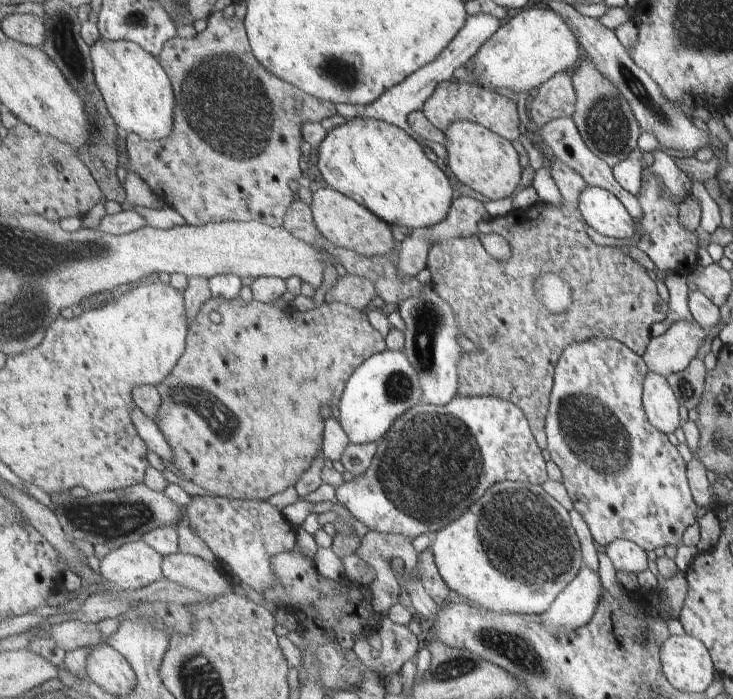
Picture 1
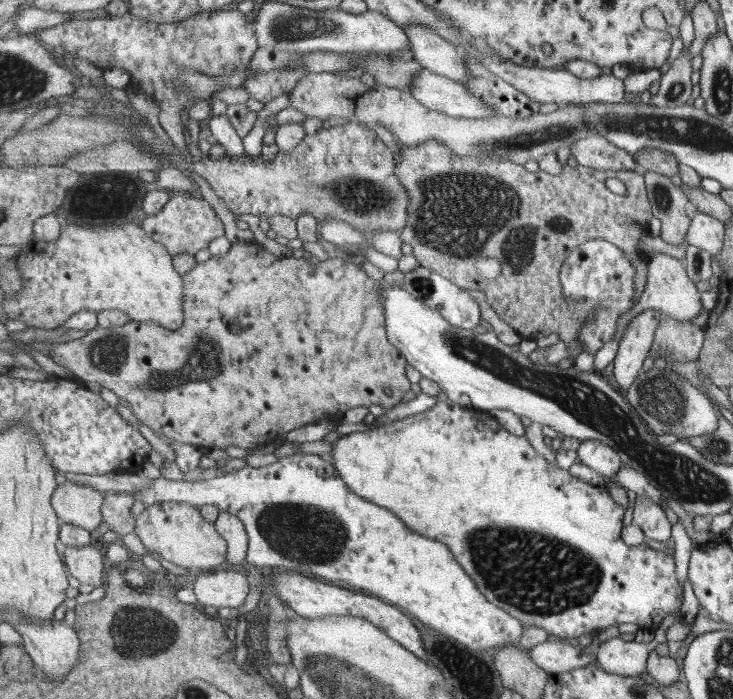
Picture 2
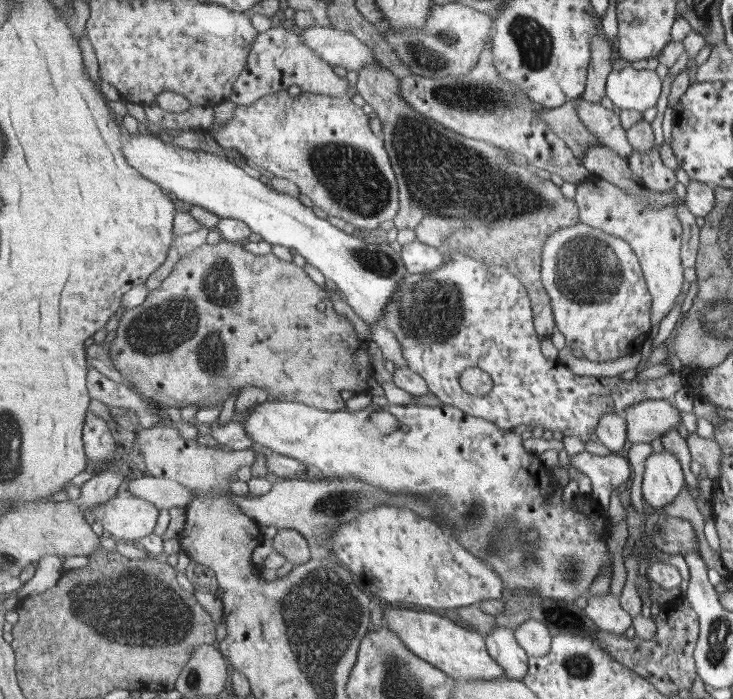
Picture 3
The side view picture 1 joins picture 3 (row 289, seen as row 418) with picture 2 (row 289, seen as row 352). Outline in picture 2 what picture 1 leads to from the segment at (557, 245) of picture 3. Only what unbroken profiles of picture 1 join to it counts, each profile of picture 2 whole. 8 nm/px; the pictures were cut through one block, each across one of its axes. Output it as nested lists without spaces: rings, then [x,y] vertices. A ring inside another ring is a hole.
[[[593,239],[580,244],[566,259],[562,266],[560,280],[567,299],[575,301],[592,299],[596,302],[596,315],[585,324],[583,332],[580,332],[582,351],[595,355],[617,336],[621,316],[631,312],[631,308],[636,305],[636,268],[633,261],[619,245],[605,239]]]

